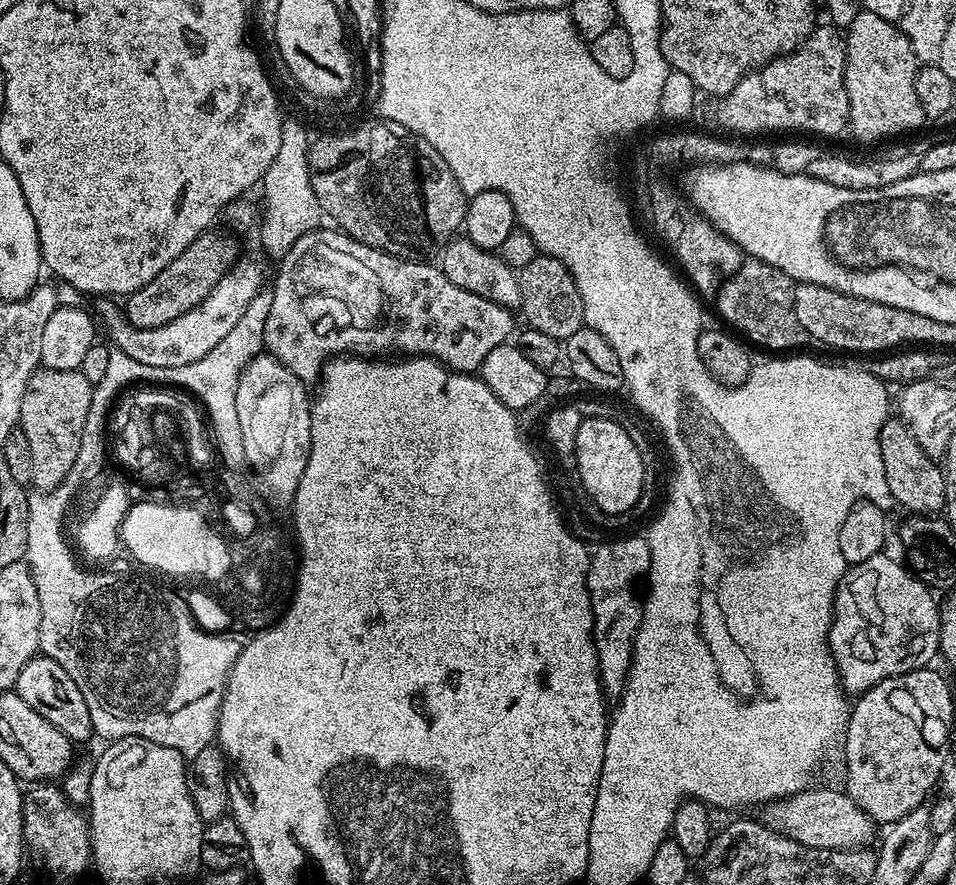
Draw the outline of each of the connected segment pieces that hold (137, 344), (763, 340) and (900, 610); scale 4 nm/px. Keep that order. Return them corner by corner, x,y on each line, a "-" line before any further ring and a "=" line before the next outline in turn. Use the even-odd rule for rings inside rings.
243,259
233,265
231,272
226,273
210,290
210,294
202,301
199,308
190,310
178,318
174,318
166,326
161,328
135,328
128,321
125,309
120,308
115,299
100,298
95,301
95,315
99,323
104,323
108,331
107,339
112,348
122,350
134,362
142,362
142,366
158,366
159,368
177,368
178,366
190,366
190,362
198,362
198,358
206,358
230,330
238,322
238,318
249,308
254,294
263,287
264,272
261,266
254,260
-
100,315
100,316
99,316
-
112,339
112,340
111,340
=
745,259
741,268
720,285
714,303
729,329
735,330
745,341
753,345
756,343
760,348
773,348
773,353
780,354
785,351
783,348
800,350
804,343
809,343
808,331
802,322
798,322
798,314
794,314
792,277
765,260
=
887,554
866,558
866,562
853,564
845,571
844,579
840,582
840,588
836,591
836,601
832,603
832,625
828,631
828,649
832,652
832,657
836,663
836,671
840,673
840,682
844,686
845,693
859,694
865,692
886,678
894,678
898,674
927,668
933,663
932,659
937,659
940,650
940,605
937,597
932,597
931,590
924,585
927,583
919,575
913,574
903,563
901,564
896,560
891,560

